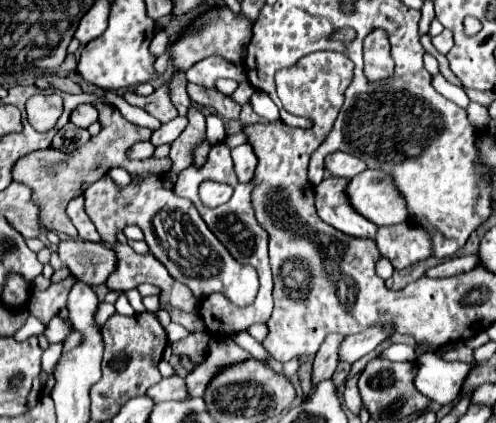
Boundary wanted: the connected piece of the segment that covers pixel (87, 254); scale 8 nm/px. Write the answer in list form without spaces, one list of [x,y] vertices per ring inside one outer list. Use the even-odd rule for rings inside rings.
[[[68,239],[58,243],[58,253],[64,265],[68,265],[70,273],[88,285],[105,283],[118,265],[116,251],[102,243]]]

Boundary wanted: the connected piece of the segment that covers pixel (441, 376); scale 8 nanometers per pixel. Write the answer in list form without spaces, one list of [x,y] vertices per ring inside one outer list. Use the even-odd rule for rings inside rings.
[[[426,353],[418,357],[418,367],[414,381],[418,391],[440,405],[448,405],[458,399],[464,379],[474,365],[464,361],[444,361],[436,353]]]

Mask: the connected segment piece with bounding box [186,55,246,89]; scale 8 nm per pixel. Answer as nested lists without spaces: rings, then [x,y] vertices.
[[[214,55],[214,57],[208,57],[208,59],[196,63],[192,69],[188,69],[186,79],[190,83],[214,89],[218,79],[234,79],[234,81],[242,83],[242,81],[246,81],[246,75],[244,75],[244,69],[234,67],[232,63]]]

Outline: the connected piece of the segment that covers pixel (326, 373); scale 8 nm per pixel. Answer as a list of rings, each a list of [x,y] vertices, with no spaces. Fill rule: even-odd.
[[[328,335],[324,345],[320,347],[316,359],[314,359],[314,369],[312,369],[312,387],[316,387],[320,381],[330,379],[332,373],[336,371],[338,365],[338,345],[344,337],[342,335]]]

